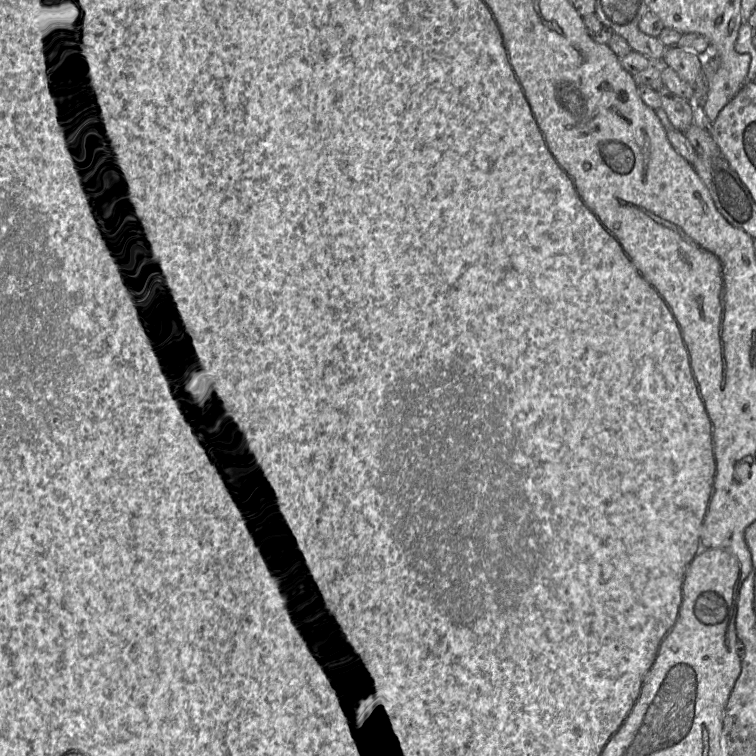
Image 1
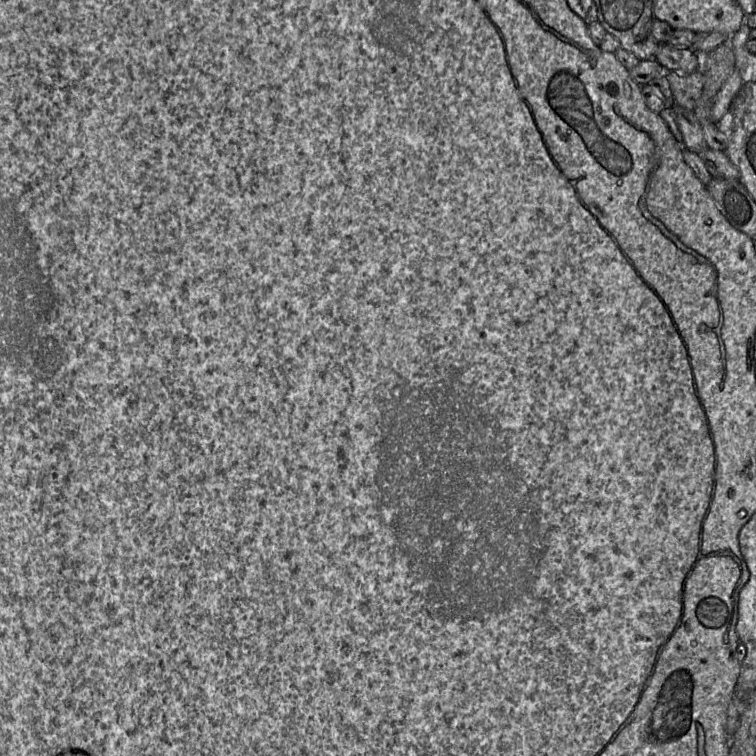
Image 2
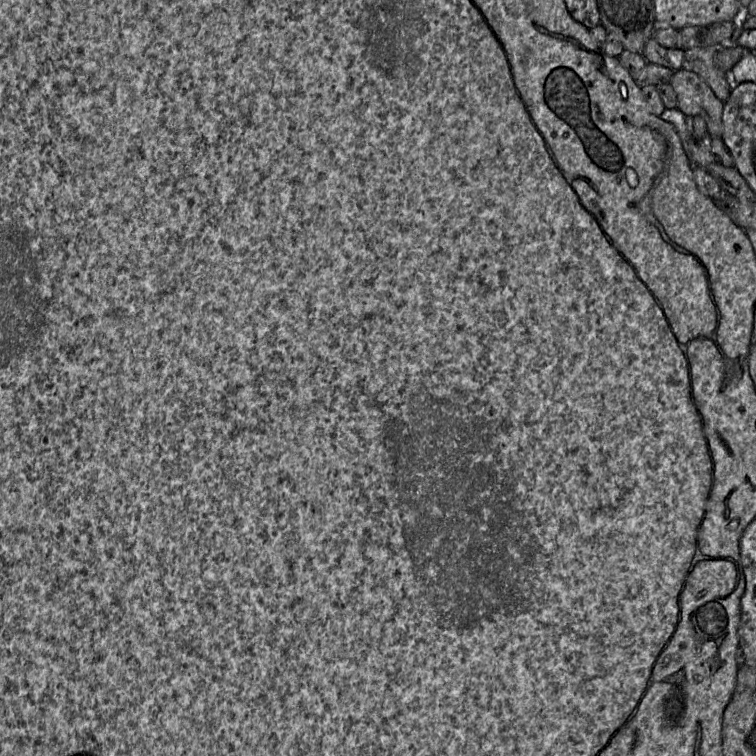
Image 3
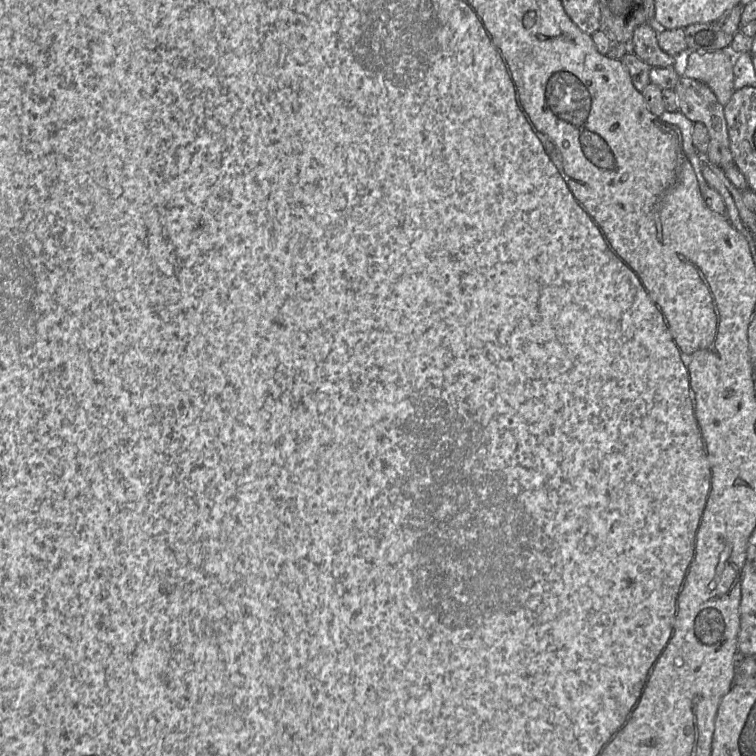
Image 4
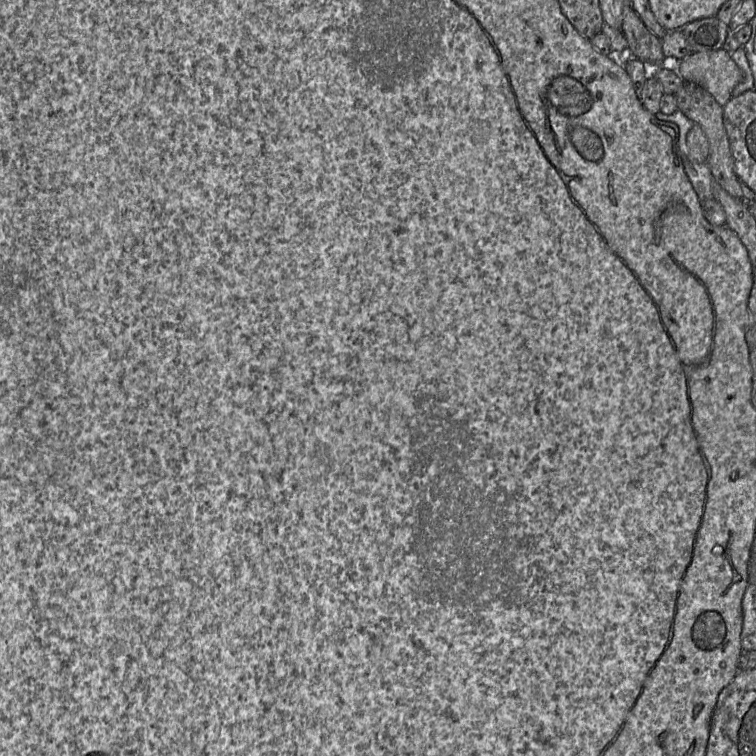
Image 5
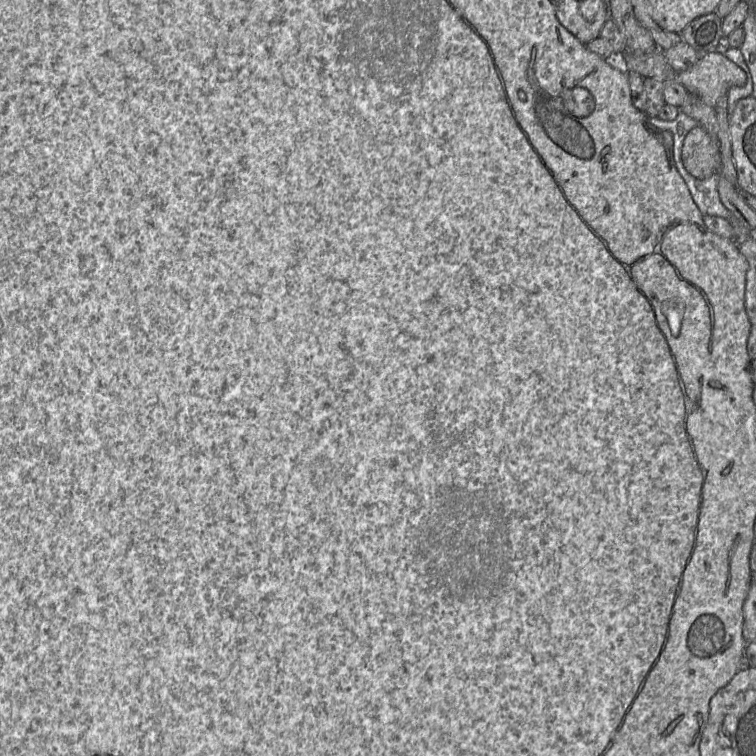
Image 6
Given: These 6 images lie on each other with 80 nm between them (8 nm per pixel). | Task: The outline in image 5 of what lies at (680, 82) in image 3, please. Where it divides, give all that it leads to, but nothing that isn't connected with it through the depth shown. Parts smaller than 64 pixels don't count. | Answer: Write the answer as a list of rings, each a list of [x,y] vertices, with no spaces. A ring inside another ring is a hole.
[[[689,81],[683,82],[683,85],[676,92],[675,96],[677,98],[678,110],[680,110],[693,122],[698,124],[708,138],[708,165],[714,180],[731,196],[742,199],[743,192],[740,186],[740,180],[735,173],[734,160],[731,153],[728,135],[723,122],[723,107],[707,90],[696,83]]]

